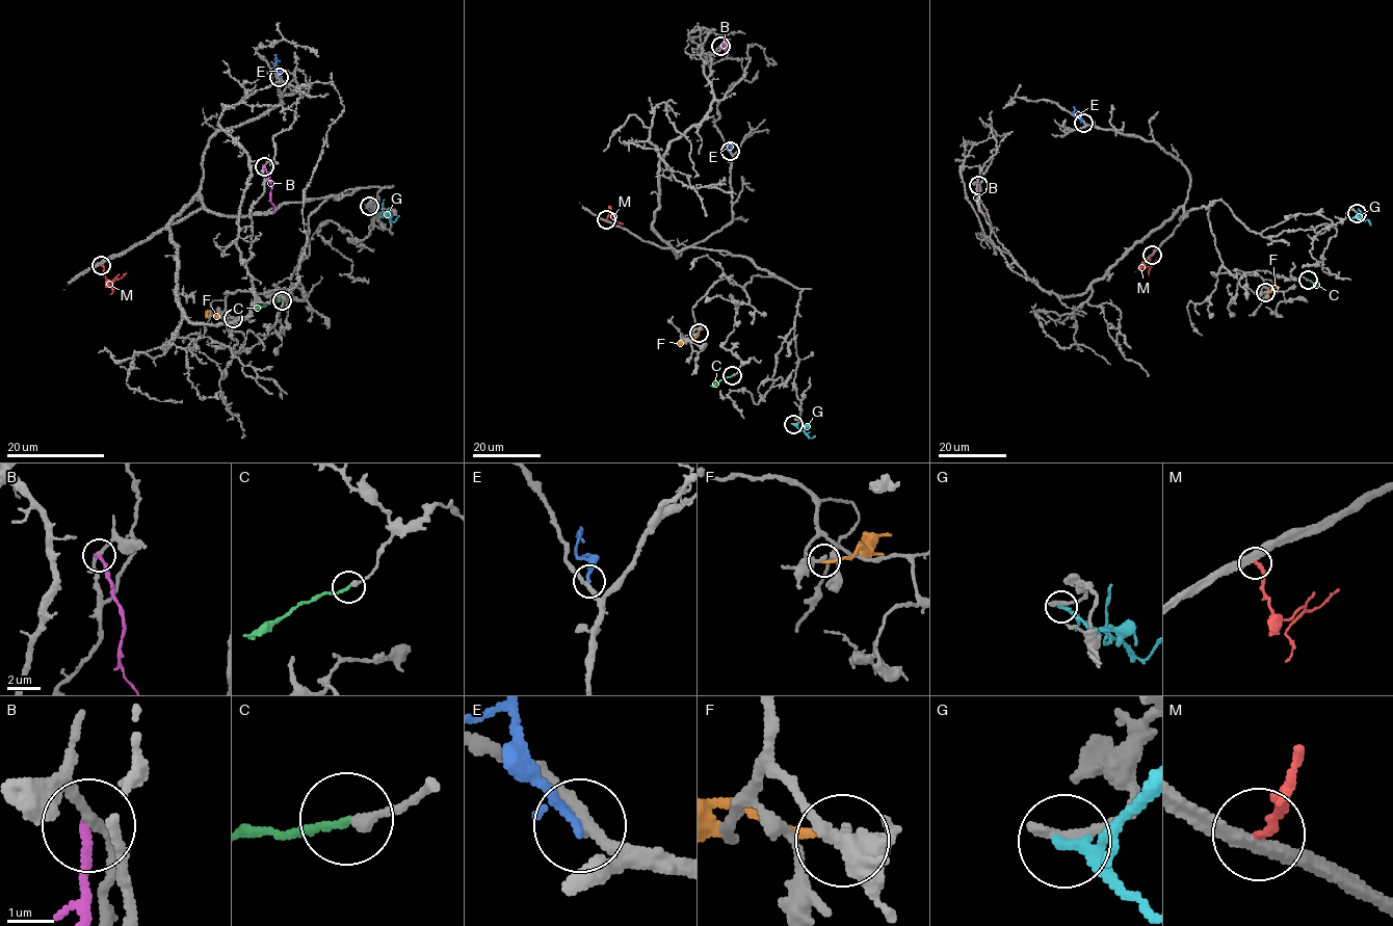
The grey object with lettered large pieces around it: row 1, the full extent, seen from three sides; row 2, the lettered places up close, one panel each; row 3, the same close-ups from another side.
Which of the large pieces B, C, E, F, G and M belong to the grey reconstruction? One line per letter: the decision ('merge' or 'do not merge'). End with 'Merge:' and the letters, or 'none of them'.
B: do not merge
C: merge
E: do not merge
F: do not merge
G: do not merge
M: do not merge
Merge: C

